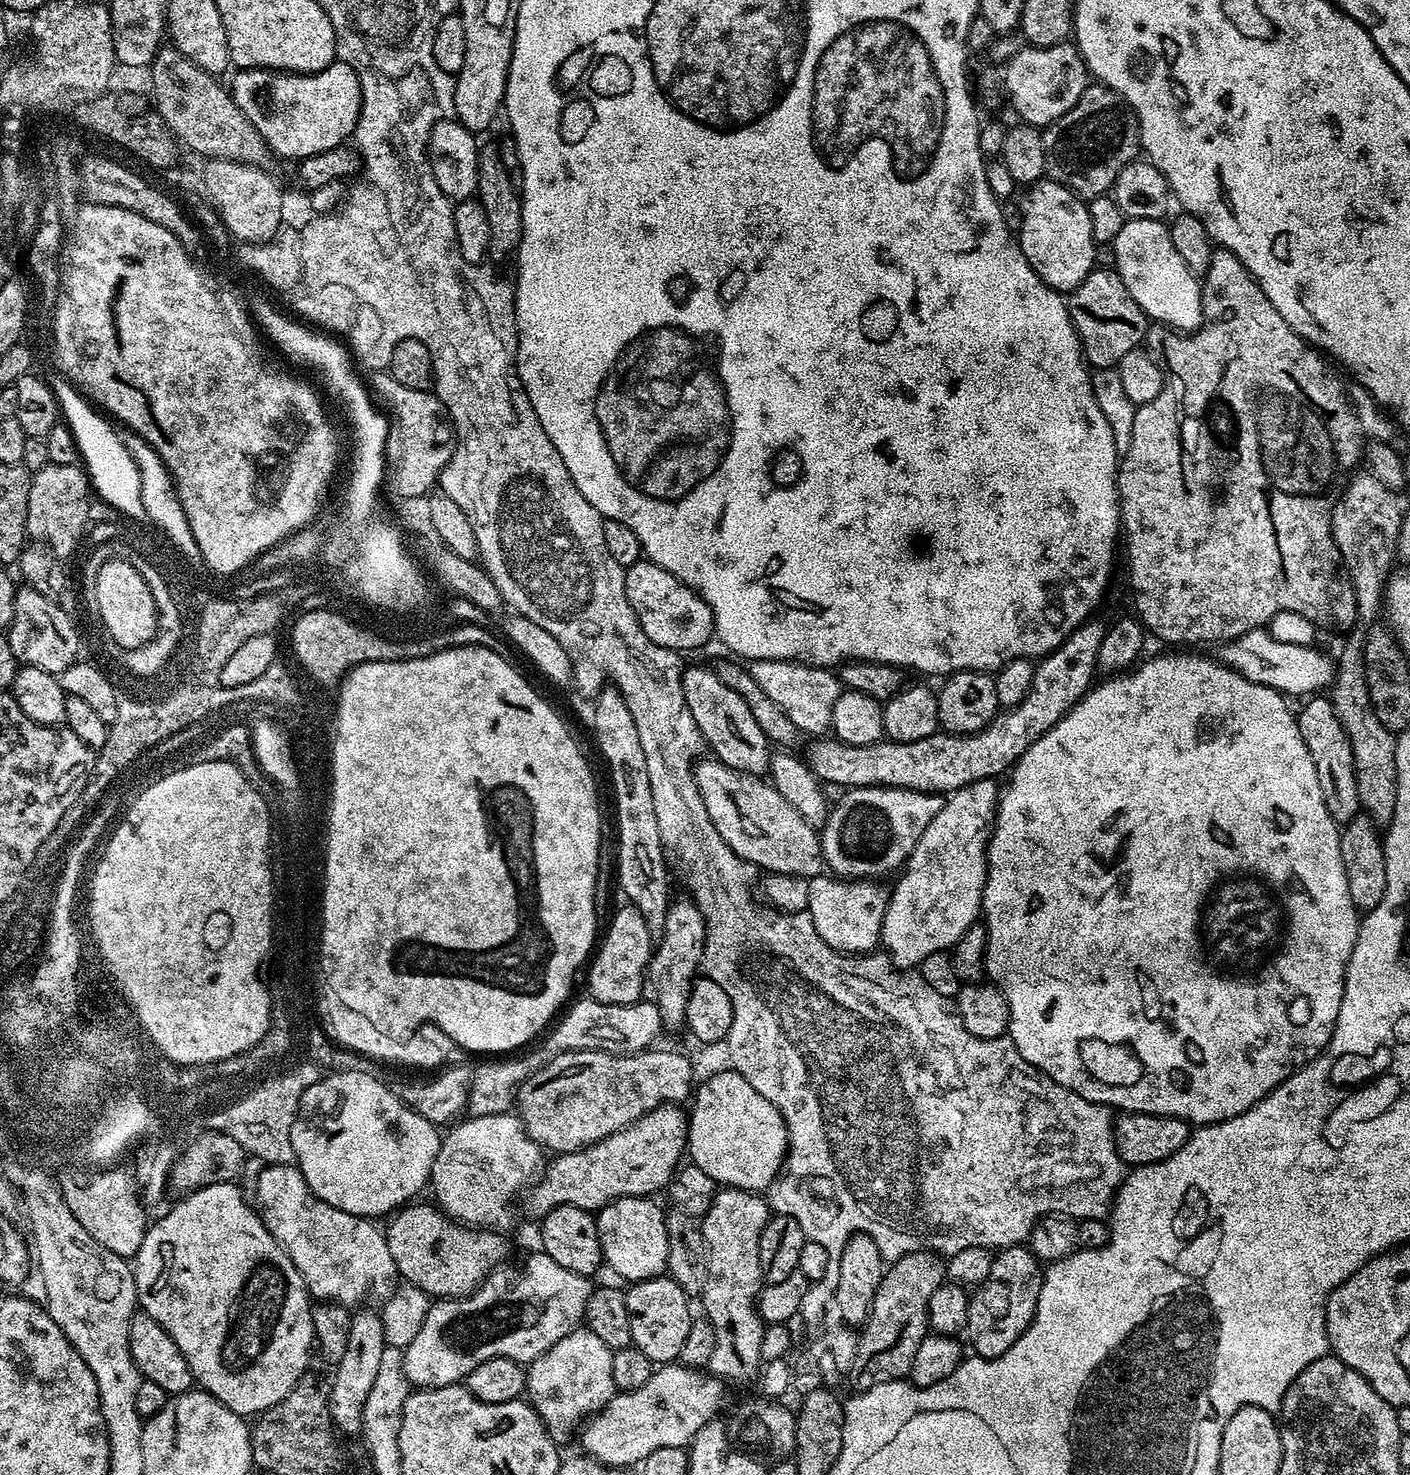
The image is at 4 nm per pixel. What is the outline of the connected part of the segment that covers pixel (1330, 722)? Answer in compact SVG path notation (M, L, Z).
M1313 695L1303 704L1304 709L1298 712L1296 721L1302 742L1306 742L1306 750L1314 762L1318 786L1322 786L1322 802L1326 802L1326 810L1330 810L1330 818L1337 826L1346 825L1362 812L1350 738L1346 738L1346 730L1342 730L1342 722L1338 722L1338 714L1334 714L1334 706L1327 695Z

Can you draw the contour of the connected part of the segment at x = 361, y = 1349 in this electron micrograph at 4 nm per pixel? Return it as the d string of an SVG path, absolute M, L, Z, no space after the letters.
M357 1311L350 1322L350 1334L346 1342L346 1354L334 1366L336 1377L330 1383L328 1409L332 1415L332 1423L341 1433L356 1432L362 1429L362 1410L366 1406L366 1398L370 1395L370 1386L378 1374L378 1366L382 1362L384 1331L379 1315L373 1312Z

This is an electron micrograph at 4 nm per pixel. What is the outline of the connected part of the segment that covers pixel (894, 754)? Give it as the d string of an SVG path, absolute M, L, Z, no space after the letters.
M1096 618L1089 619L1074 629L1056 647L1055 652L1049 652L1035 665L1036 673L1032 679L1032 685L1022 698L1022 702L1013 708L997 711L993 720L982 730L971 734L938 730L934 734L930 734L930 738L922 738L918 742L898 742L885 738L870 746L850 746L835 738L816 738L809 743L812 745L808 748L808 756L806 755L808 769L824 784L838 782L846 790L879 786L882 788L905 788L915 792L931 792L933 794L951 794L974 782L1000 778L1000 775L1003 777L1015 765L1016 761L1022 758L1022 754L1026 754L1026 750L1030 750L1030 746L1034 742L1038 742L1038 738L1046 735L1065 714L1072 711L1073 706L1083 698L1085 692L1093 687L1092 675L1097 675L1098 672L1096 659L1098 658L1098 646L1104 637L1104 630L1105 625L1099 624Z

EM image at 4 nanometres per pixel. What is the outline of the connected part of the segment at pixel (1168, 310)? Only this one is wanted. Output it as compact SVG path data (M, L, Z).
M1125 219L1118 238L1114 238L1110 251L1116 255L1114 270L1126 282L1126 290L1142 306L1149 321L1169 324L1172 330L1195 330L1204 319L1200 293L1201 281L1182 262L1174 242L1170 242L1169 225L1164 220Z

